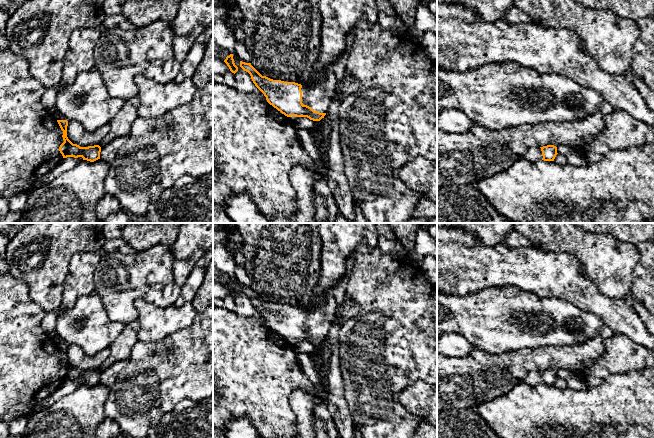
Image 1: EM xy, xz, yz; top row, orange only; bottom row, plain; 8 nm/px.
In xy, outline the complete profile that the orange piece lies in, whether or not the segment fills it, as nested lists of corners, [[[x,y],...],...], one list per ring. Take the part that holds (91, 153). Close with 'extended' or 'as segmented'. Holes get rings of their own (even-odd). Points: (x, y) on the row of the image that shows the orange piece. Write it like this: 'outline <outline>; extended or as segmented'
outline [[[57,120],[61,130],[63,131],[64,142],[60,145],[59,151],[63,158],[67,157],[82,157],[83,160],[94,162],[100,159],[101,147],[99,145],[80,147],[77,144],[73,144],[67,137],[67,120]]]; as segmented

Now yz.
outline [[[554,145],[533,146],[525,153],[524,158],[531,162],[554,161],[557,154],[557,147]]]; extended

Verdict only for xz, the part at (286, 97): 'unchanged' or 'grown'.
grown

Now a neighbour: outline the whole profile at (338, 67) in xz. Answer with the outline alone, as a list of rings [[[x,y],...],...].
[[[354,26],[347,36],[347,47],[339,58],[331,65],[331,71],[337,78],[339,84],[342,84],[345,75],[345,66],[354,40],[356,27]]]

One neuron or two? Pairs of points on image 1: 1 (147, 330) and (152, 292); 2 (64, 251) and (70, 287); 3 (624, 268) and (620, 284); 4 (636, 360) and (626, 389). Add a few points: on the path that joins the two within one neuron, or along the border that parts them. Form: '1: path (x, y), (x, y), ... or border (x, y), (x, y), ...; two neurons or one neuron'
1: border (172, 305), (156, 306), (137, 299), (136, 319); two neurons
2: border (79, 252), (70, 260), (62, 296); two neurons
3: path (622, 272), (621, 280); one neuron
4: border (643, 370), (641, 372), (615, 373), (609, 377); two neurons

